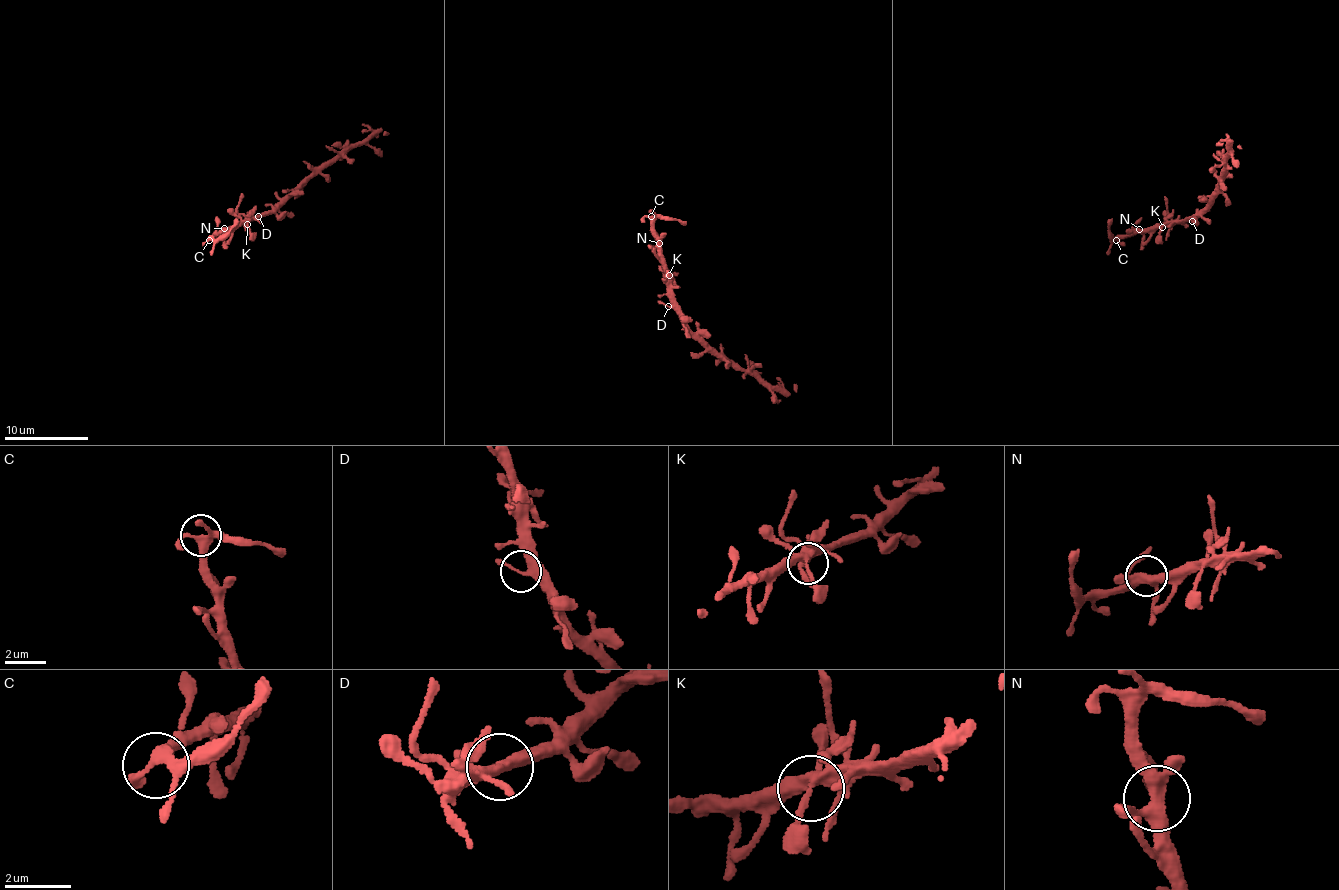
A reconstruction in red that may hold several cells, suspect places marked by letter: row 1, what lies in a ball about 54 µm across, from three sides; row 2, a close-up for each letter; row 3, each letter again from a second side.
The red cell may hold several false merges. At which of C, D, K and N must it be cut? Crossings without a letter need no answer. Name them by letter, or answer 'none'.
none

